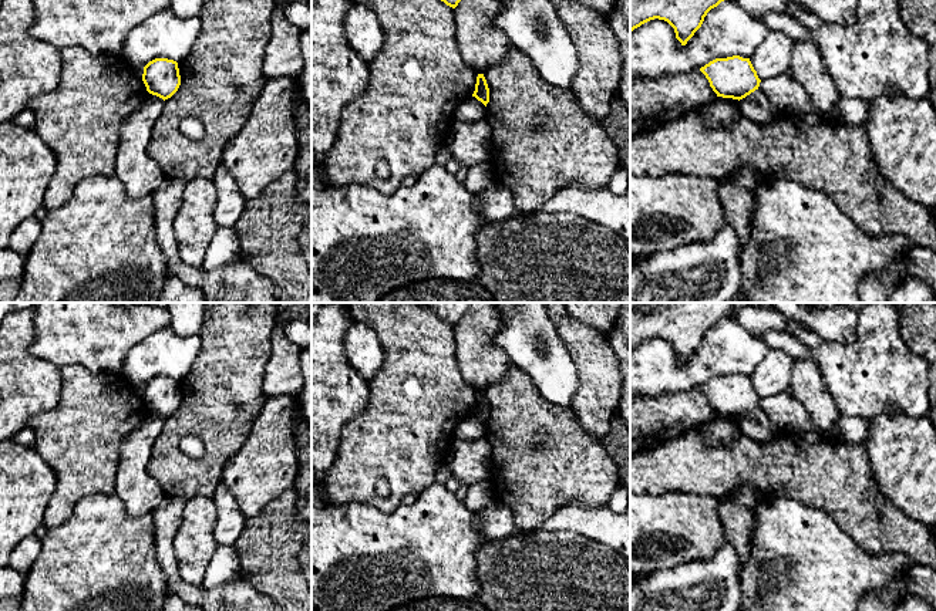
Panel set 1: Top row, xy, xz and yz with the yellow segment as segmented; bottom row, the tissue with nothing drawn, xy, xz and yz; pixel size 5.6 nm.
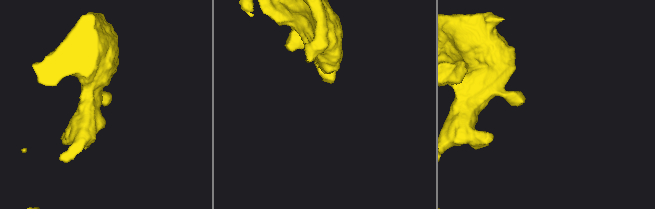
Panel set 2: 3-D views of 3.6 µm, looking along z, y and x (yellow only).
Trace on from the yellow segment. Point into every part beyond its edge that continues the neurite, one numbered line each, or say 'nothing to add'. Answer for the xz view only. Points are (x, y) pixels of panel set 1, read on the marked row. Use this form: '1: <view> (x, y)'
nothing to add

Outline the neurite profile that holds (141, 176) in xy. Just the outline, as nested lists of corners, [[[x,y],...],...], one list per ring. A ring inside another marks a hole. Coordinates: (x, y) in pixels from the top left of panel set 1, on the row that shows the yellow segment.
[[[148,92],[141,107],[121,125],[115,176],[131,199],[151,196],[166,180],[159,165],[147,153],[164,102],[162,98]]]

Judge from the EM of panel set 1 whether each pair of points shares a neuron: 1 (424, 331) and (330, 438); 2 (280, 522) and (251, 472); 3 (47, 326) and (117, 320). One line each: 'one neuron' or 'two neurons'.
1: two neurons
2: two neurons
3: one neuron

